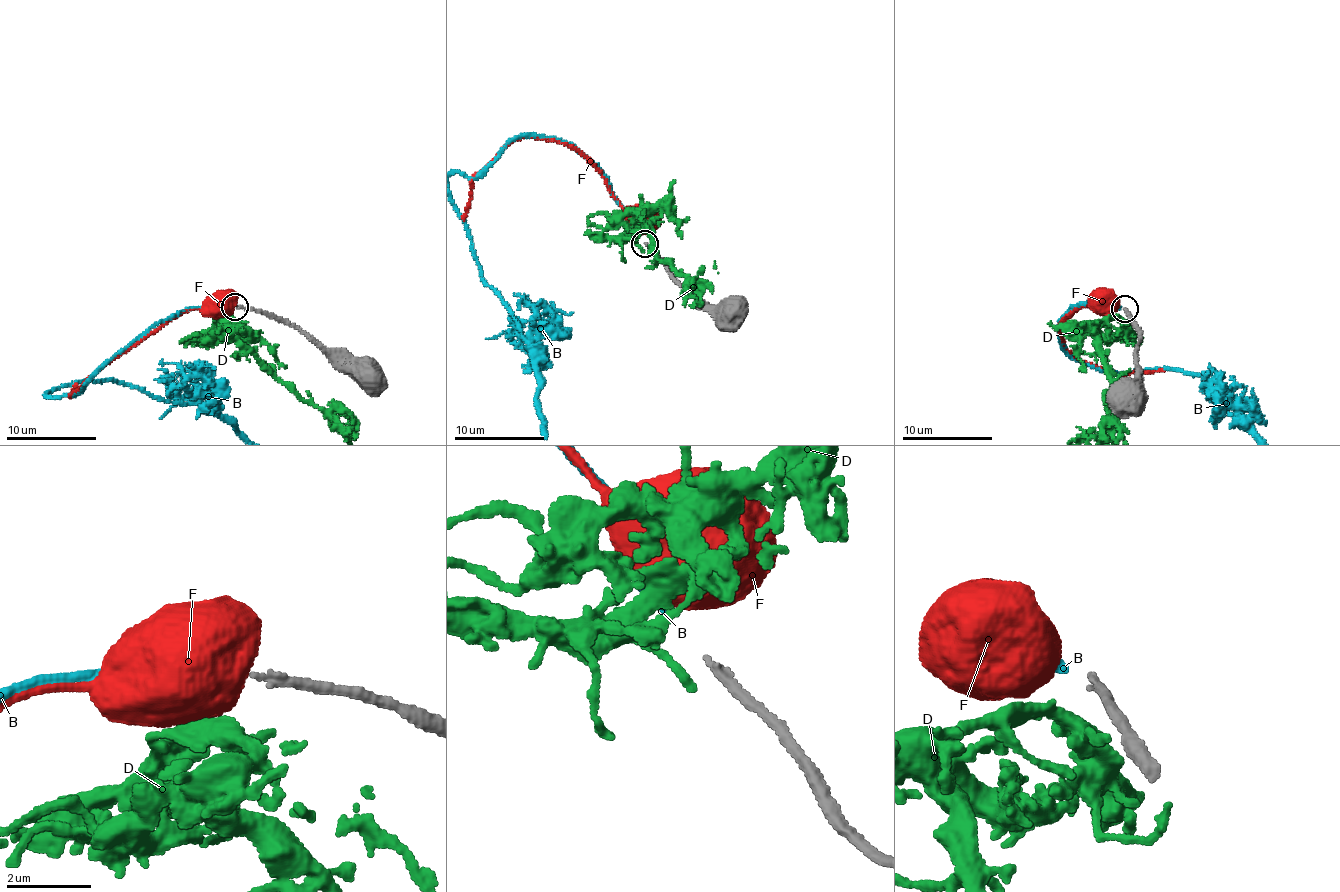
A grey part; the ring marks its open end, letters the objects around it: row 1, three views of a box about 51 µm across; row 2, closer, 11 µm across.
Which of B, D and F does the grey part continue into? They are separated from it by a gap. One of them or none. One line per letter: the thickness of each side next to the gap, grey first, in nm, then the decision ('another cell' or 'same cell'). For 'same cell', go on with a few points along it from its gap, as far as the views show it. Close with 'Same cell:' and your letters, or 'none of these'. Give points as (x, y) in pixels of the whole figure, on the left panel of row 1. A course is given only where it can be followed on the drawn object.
B: 160 nm thick on the grey side, 240 nm on the other; same cell
D: 160 nm thick on the grey side, 240 nm on the other; another cell
F: 160 nm thick on the grey side, 1000 nm on the other; another cell
Same cell: B

